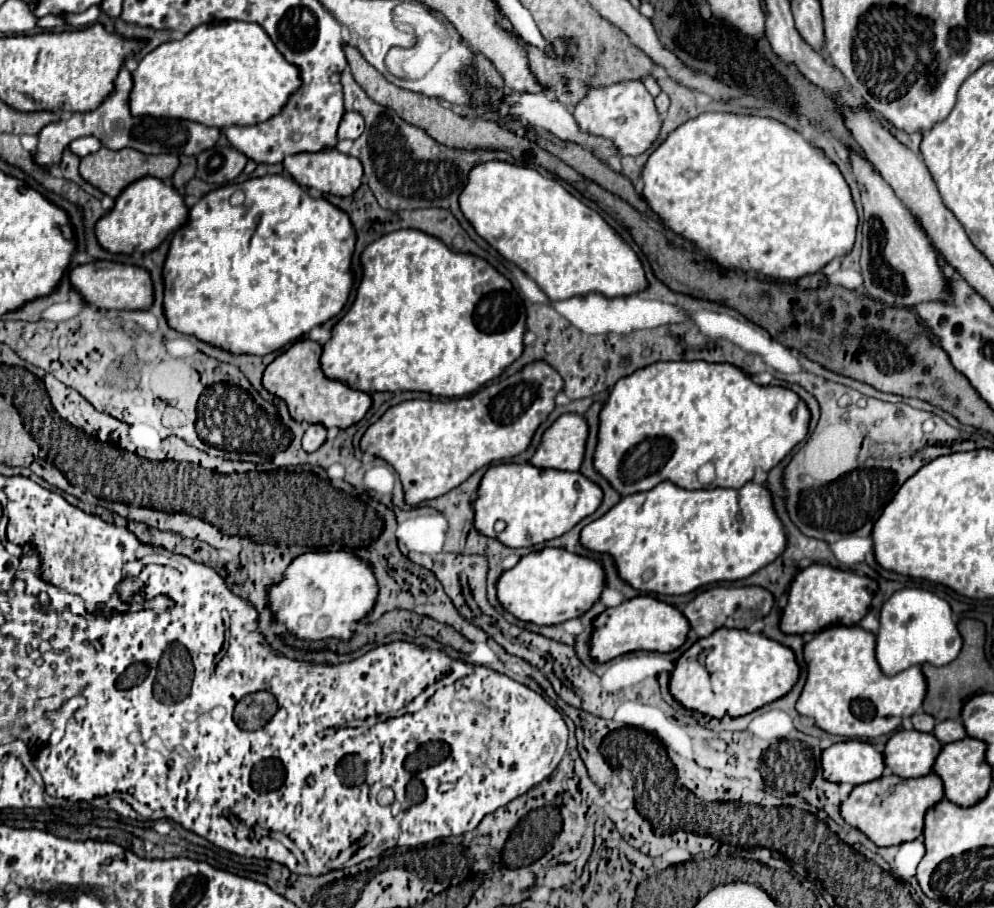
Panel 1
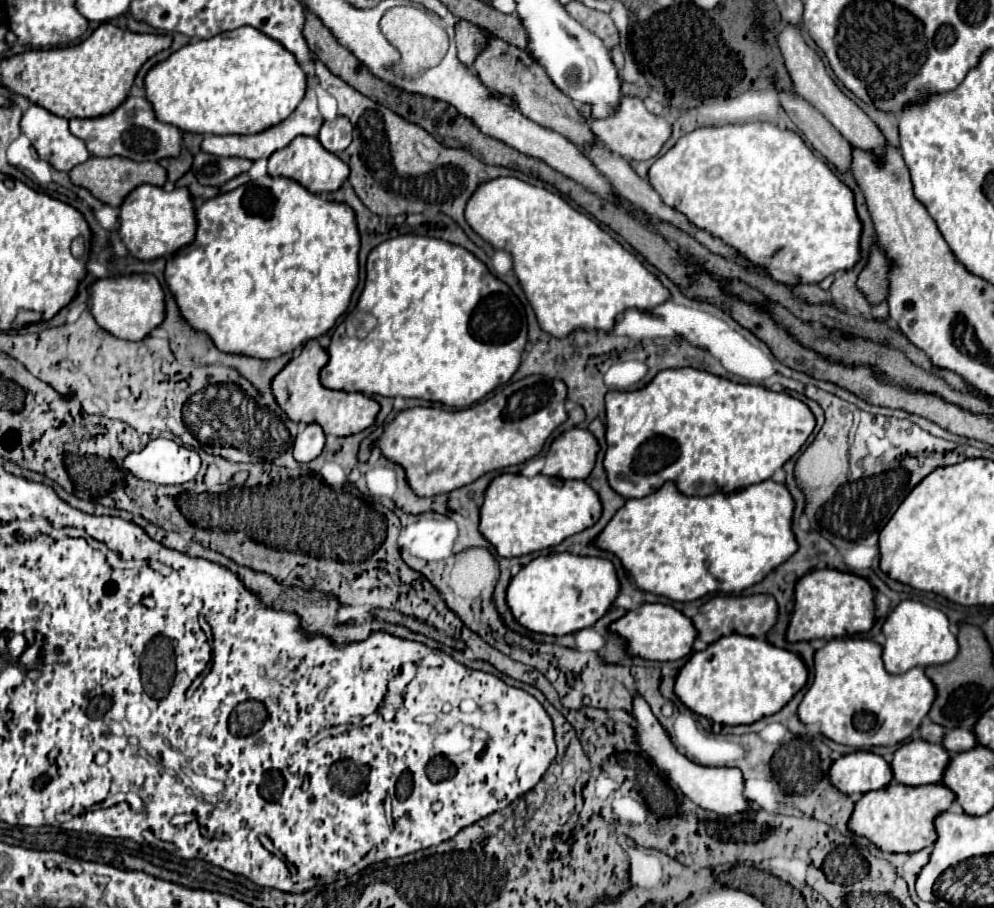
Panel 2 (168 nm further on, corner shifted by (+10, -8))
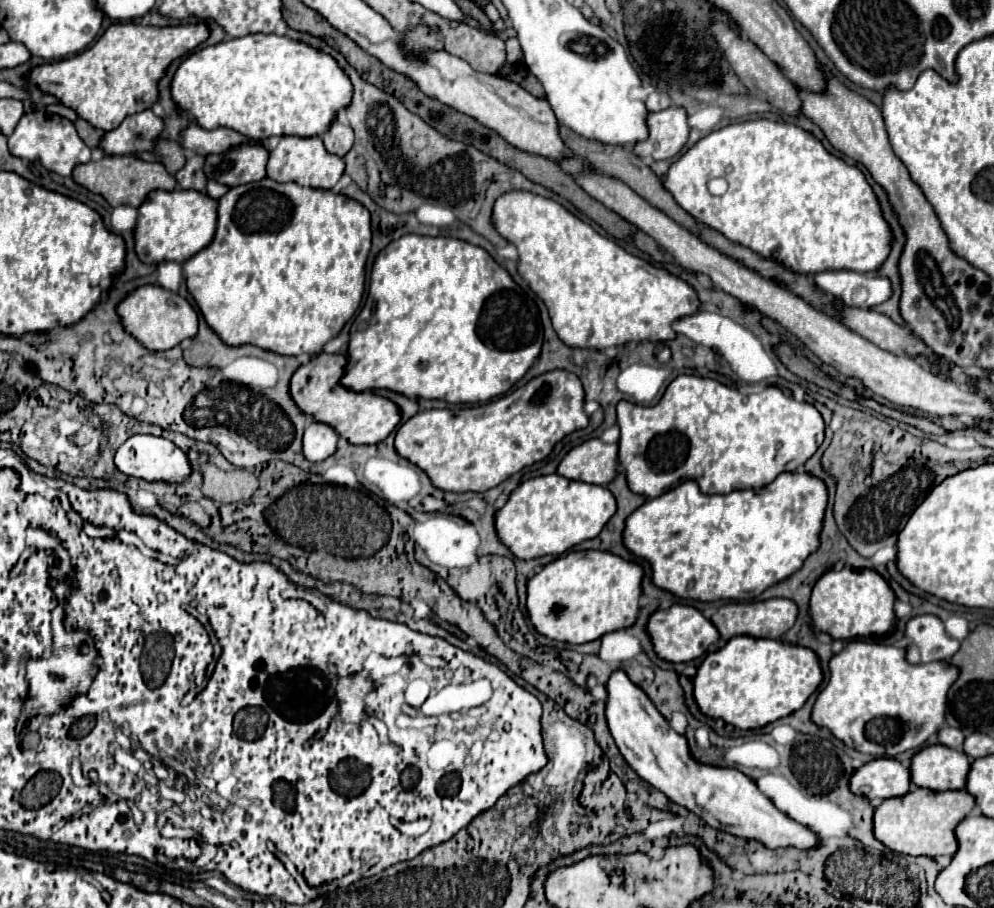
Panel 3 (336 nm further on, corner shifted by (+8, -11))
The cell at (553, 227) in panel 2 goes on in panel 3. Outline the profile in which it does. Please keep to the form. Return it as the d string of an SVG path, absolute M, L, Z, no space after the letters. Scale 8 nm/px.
M525 190L505 192L493 204L491 222L505 240L515 244L519 252L517 270L521 278L545 302L553 330L567 346L599 350L609 346L623 346L633 340L665 342L675 338L671 322L681 316L693 314L699 306L695 290L683 280L625 252L617 242L601 236L587 222L573 216L551 198L543 198Z

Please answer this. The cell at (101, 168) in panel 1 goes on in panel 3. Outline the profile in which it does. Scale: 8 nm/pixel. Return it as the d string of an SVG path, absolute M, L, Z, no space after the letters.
M105 156L99 162L81 164L73 170L73 180L87 190L101 194L111 206L133 206L137 208L151 190L173 190L177 180L157 162L143 162L135 156Z

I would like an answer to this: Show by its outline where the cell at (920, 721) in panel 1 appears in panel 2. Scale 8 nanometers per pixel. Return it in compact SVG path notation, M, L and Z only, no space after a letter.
M925 717L925 719L923 719L923 723L921 723L921 727L919 727L919 733L921 733L921 737L923 737L925 741L941 745L941 741L943 741L943 735L947 733L947 729L945 729L943 725L937 725L937 723L929 721L929 719Z

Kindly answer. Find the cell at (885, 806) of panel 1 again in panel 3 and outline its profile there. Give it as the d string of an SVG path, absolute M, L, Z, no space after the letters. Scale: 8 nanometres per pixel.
M911 786L909 794L905 796L895 796L895 798L887 798L883 800L873 814L873 836L885 844L889 850L893 852L901 852L901 854L911 854L911 856L941 856L947 854L951 856L953 850L957 850L957 840L955 840L955 826L957 822L961 822L961 818L965 818L969 814L969 810L975 806L975 800L969 792L965 790L947 790L947 792L935 792L935 790L927 790L927 788L917 788Z

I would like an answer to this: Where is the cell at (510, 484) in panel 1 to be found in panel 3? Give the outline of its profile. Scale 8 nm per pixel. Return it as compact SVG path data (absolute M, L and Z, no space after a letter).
M549 474L549 476L529 478L511 492L505 506L495 512L495 530L497 530L499 542L505 544L515 558L531 560L545 554L563 554L571 546L583 540L595 538L613 514L615 514L615 498L605 486L567 480L559 474Z

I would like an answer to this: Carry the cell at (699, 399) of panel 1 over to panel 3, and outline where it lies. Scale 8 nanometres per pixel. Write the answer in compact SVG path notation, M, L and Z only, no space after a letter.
M687 374L673 378L671 384L667 386L667 390L663 392L663 398L655 406L641 406L641 404L633 404L633 402L627 402L627 400L621 400L617 404L617 426L621 430L621 438L619 438L619 464L625 470L629 490L635 492L635 494L639 494L639 496L643 496L643 498L657 498L657 496L665 494L667 490L679 486L685 480L695 480L699 484L699 488L701 488L703 494L729 494L729 492L739 490L739 488L761 488L761 486L767 486L779 474L793 472L793 470L801 468L813 456L813 452L819 448L819 444L823 442L823 428L825 428L823 426L823 418L821 418L819 410L813 404L797 402L797 400L785 396L775 386L767 386L759 394L743 396L739 390L727 388L725 384L721 384L717 380L701 378L701 376L687 376Z

